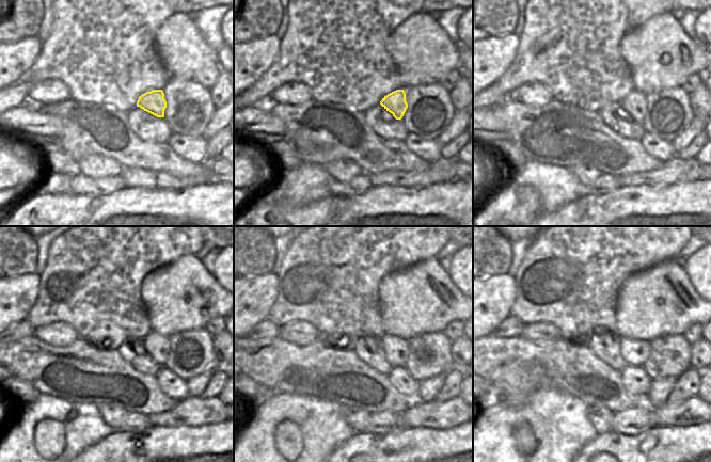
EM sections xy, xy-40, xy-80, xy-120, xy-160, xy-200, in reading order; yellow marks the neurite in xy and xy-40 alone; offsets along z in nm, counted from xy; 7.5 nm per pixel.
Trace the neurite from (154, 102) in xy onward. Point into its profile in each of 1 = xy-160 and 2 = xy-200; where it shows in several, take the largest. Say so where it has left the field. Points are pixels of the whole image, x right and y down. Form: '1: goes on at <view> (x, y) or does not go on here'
1: goes on at xy-160 (396, 350)
2: goes on at xy-200 (634, 352)

